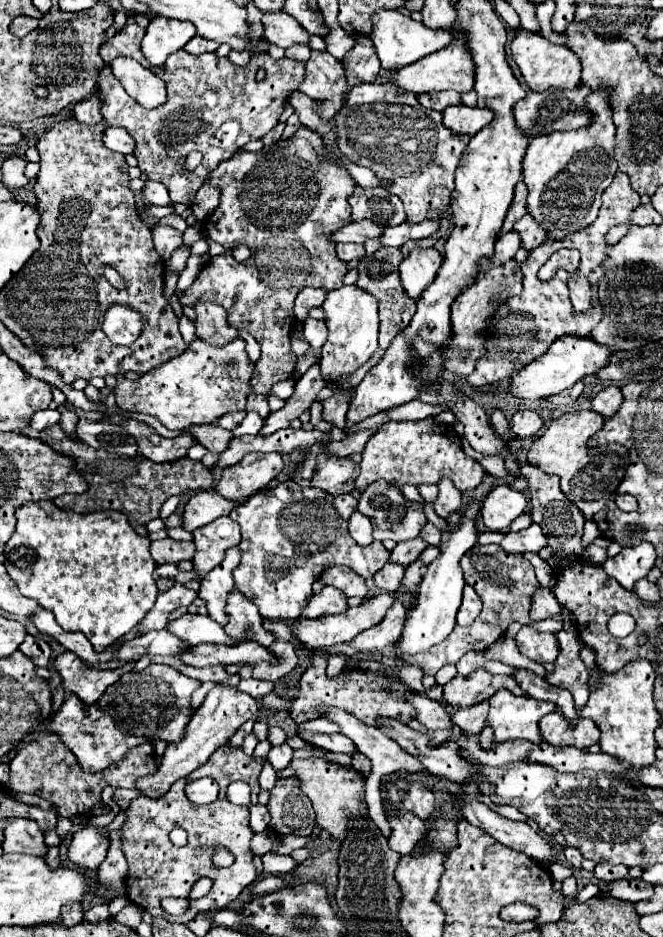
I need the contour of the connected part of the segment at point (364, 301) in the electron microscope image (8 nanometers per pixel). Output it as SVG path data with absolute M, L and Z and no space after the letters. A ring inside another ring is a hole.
M344 285L328 293L322 309L328 317L328 339L320 353L320 371L326 387L336 391L340 389L344 375L352 375L358 367L362 367L378 347L378 299L356 285Z

